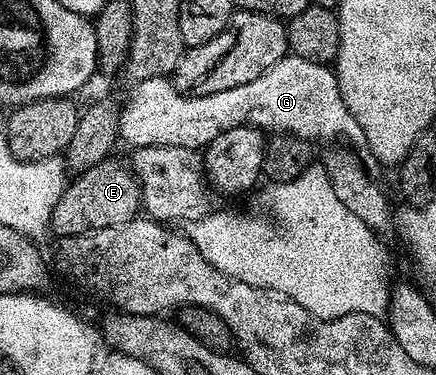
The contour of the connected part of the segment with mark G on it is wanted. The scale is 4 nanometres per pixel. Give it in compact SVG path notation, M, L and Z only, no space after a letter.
M291 54L272 64L270 68L250 83L240 84L235 88L222 89L220 92L210 92L206 96L192 96L178 92L168 78L147 78L139 83L132 94L132 102L123 103L122 121L118 131L118 138L128 148L138 146L177 146L200 150L211 144L216 136L222 136L231 128L252 126L265 132L297 135L311 142L318 140L334 140L342 138L346 143L363 149L365 147L365 133L350 115L346 104L341 100L341 89L335 71L329 66L314 63L305 58Z

